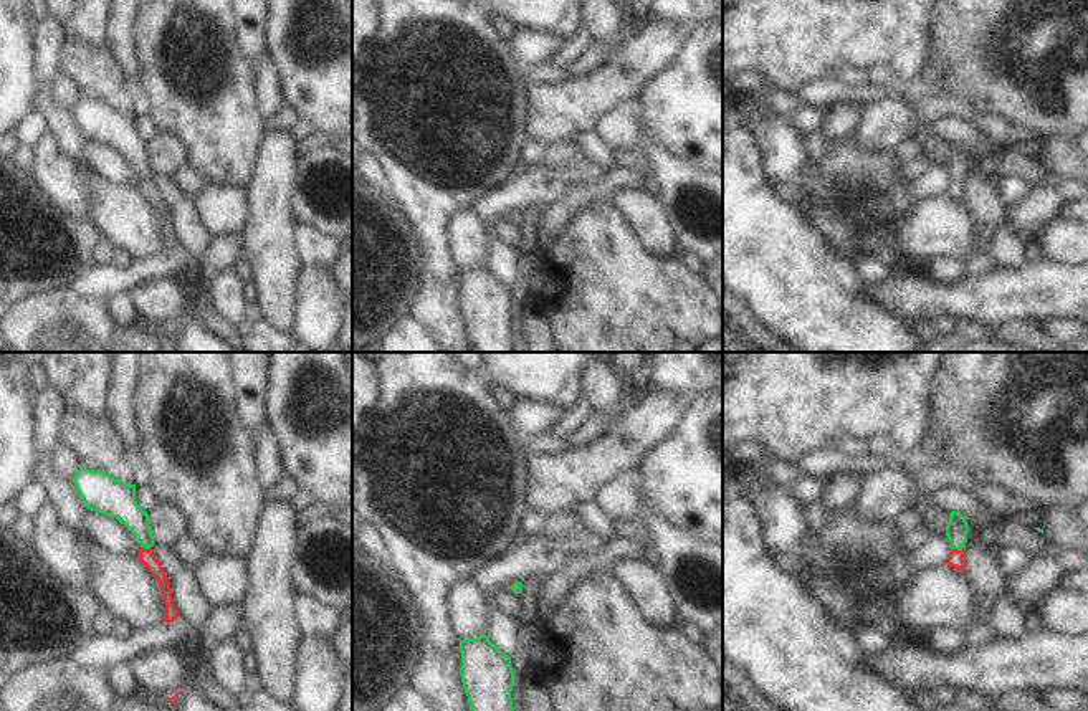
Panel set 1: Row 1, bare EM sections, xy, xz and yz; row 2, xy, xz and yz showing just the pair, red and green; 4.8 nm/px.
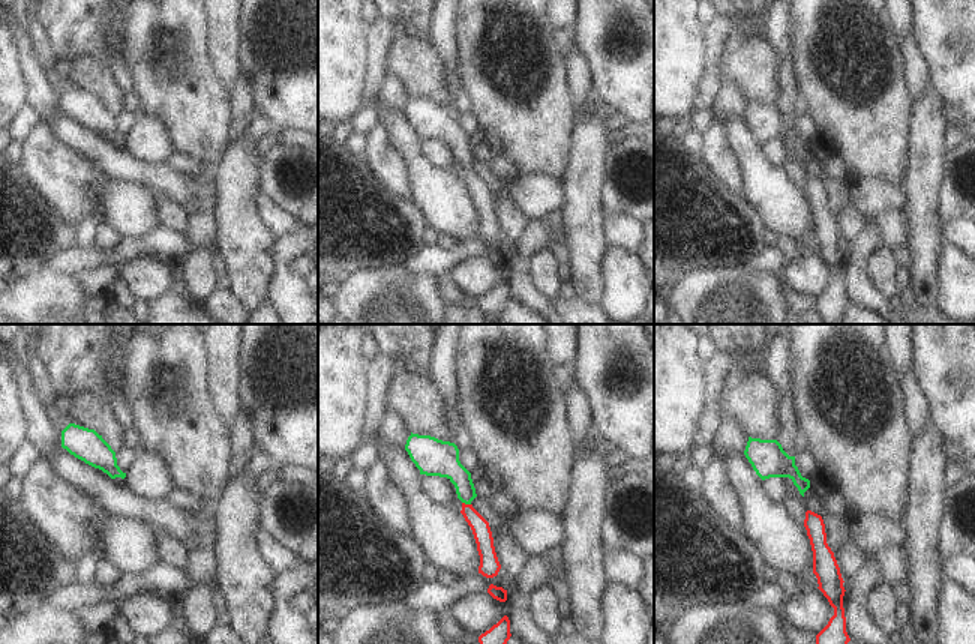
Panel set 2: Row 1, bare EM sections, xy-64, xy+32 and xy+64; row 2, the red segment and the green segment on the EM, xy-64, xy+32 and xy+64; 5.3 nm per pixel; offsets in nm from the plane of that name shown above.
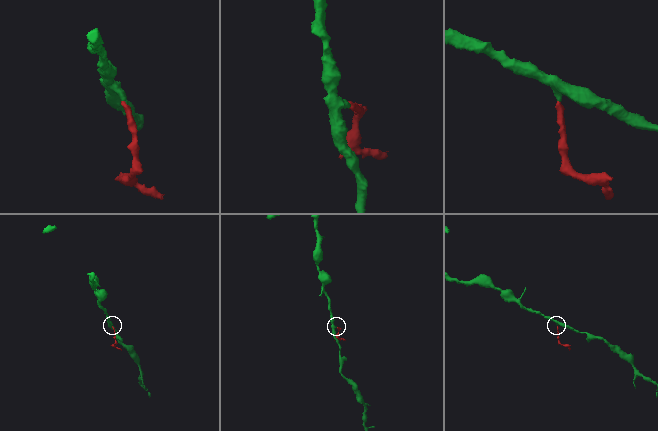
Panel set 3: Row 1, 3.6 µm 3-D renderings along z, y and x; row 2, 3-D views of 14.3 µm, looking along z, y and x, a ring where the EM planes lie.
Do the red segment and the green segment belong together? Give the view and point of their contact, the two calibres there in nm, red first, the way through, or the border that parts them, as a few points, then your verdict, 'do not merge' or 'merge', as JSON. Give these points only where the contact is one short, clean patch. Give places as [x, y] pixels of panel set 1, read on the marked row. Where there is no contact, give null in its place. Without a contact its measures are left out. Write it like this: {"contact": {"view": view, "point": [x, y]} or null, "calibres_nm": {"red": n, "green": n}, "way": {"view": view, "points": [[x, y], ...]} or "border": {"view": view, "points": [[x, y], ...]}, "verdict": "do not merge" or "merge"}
{"contact": {"view": "xy", "point": [146, 549]}, "calibres_nm": {"red": 80, "green": 140}, "way": {"view": "xy", "points": [[146, 556], [146, 549], [138, 521], [121, 505]]}, "verdict": "merge"}

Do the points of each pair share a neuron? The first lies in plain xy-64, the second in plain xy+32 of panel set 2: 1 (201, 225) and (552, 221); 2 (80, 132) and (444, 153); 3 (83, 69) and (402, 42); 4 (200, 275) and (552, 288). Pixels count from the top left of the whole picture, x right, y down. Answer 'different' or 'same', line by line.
1: different
2: same
3: same
4: same

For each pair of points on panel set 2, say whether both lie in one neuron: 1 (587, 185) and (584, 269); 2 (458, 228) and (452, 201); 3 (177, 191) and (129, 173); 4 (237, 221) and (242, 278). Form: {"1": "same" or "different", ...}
{"1": "same", "2": "same", "3": "same", "4": "same"}

